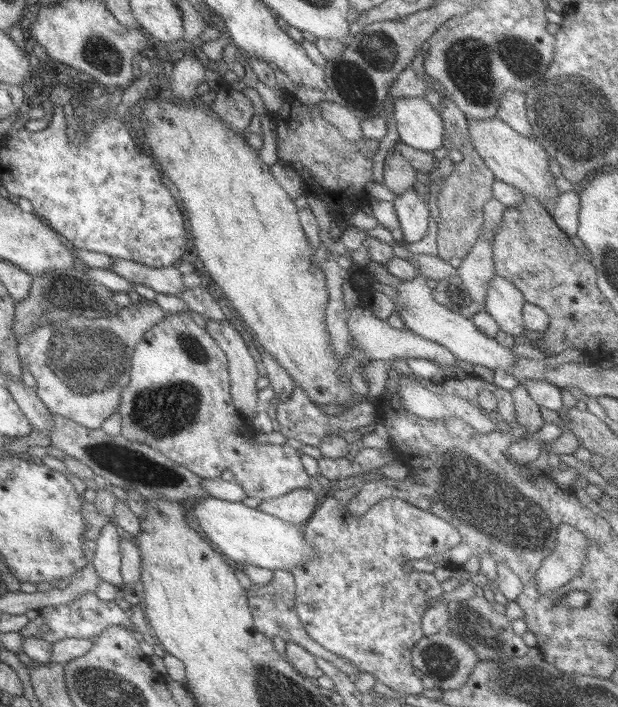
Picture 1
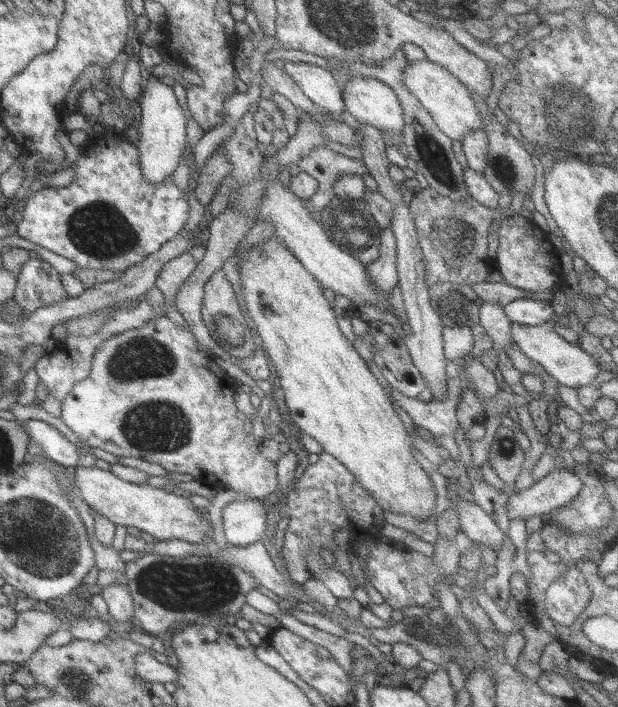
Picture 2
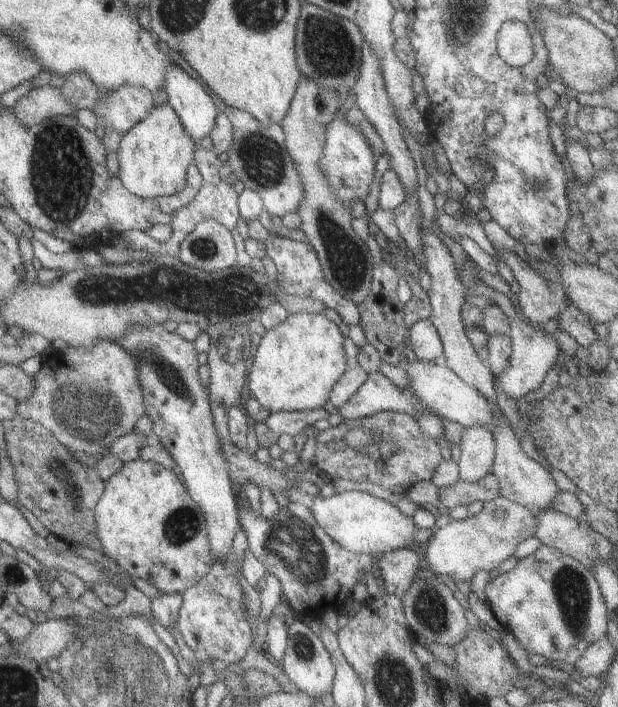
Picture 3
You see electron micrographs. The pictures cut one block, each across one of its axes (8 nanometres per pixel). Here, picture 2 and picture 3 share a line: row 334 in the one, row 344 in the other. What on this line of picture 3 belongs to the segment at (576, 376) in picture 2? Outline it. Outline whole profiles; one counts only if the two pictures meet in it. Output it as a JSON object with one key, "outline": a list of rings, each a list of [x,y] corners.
{"outline":[[[466,257],[459,278],[460,283],[469,293],[490,298],[509,319],[510,332],[508,336],[510,337],[510,357],[508,360],[508,367],[502,373],[498,373],[495,377],[495,382],[509,398],[521,403],[524,394],[538,388],[543,378],[545,378],[545,374],[547,374],[549,369],[558,362],[557,354],[559,354],[559,345],[553,336],[546,333],[541,327],[535,329],[531,325],[525,324],[523,318],[519,316],[519,313],[516,311],[513,300],[509,300],[505,294],[487,287],[478,280],[477,271],[480,269],[474,268],[472,262],[473,261],[469,257]]]}

